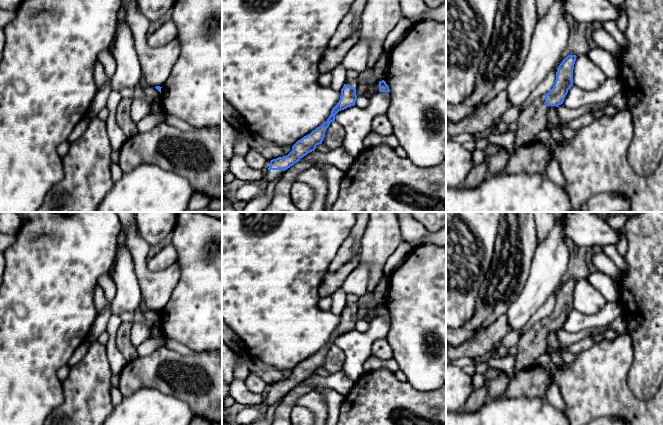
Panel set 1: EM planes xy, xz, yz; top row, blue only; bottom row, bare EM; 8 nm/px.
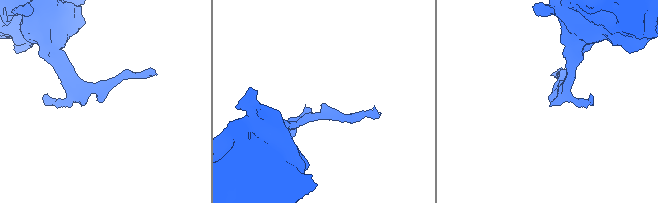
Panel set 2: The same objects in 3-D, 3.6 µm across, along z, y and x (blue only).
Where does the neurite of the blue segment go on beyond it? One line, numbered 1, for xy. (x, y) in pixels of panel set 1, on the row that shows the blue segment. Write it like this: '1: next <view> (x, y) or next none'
1: next none

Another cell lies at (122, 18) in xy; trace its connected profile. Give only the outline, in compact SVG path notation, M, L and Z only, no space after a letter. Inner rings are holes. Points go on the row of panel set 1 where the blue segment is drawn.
M121 6L118 12L117 26L119 26L121 23L125 23L129 27L127 22L126 9L124 6Z

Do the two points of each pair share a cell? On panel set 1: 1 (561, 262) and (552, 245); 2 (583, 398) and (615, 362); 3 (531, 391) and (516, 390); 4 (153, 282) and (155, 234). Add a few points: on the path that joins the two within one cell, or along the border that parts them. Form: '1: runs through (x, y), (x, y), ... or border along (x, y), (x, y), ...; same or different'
1: runs through (557, 258), (554, 249); same
2: runs through (591, 389), (606, 371); same
3: runs through (527, 390), (520, 390); same
4: border along (138, 234), (150, 245); different

